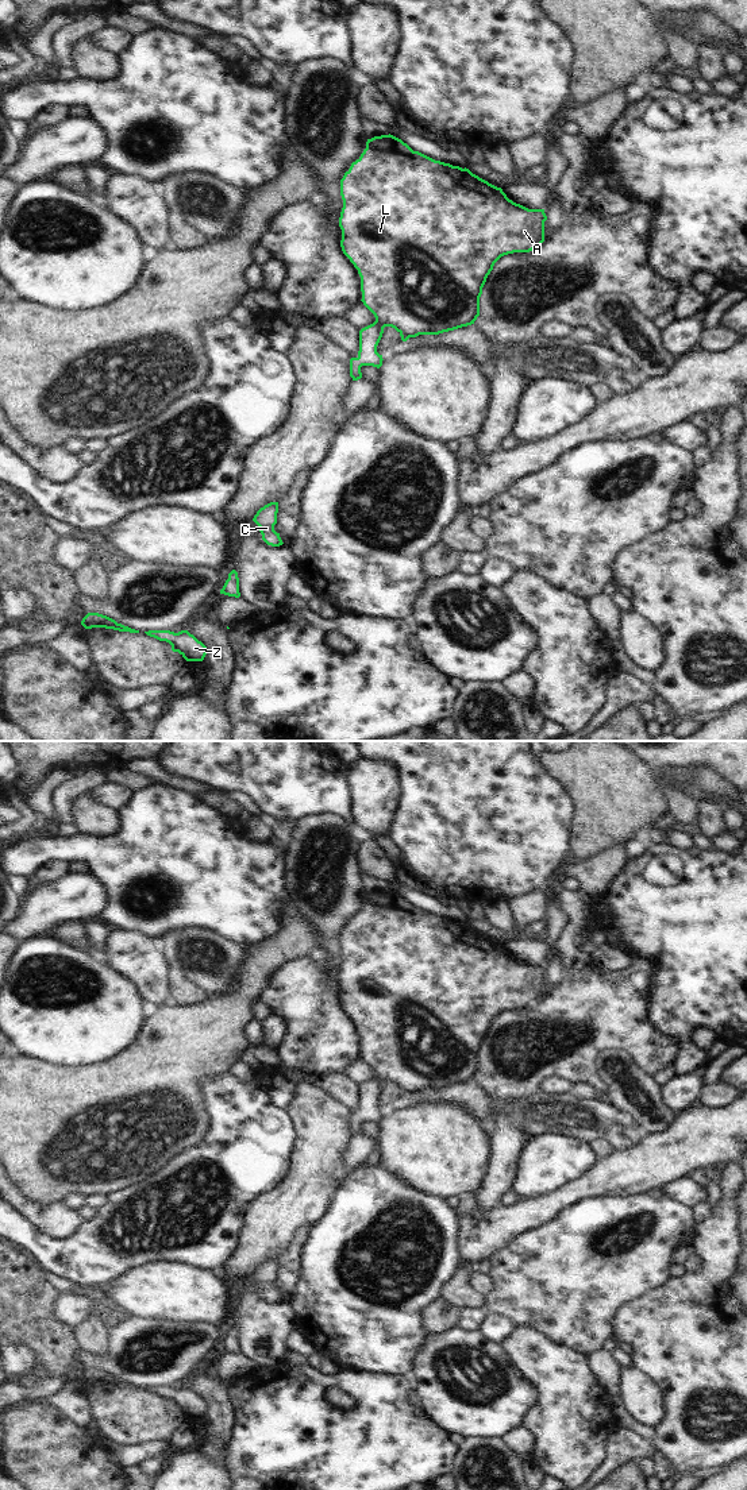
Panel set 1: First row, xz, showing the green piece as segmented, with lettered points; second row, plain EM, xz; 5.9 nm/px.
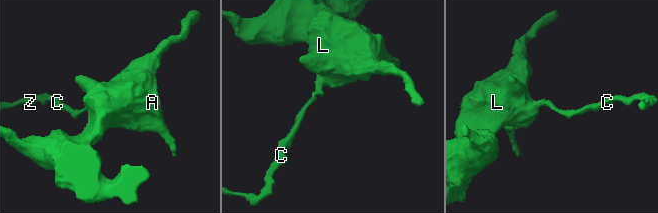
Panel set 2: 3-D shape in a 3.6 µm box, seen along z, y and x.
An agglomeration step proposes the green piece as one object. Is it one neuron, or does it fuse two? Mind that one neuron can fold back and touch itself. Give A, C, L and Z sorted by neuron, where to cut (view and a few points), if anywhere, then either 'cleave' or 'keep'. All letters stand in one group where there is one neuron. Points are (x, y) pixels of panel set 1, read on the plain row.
A C L Z | no cut | keep

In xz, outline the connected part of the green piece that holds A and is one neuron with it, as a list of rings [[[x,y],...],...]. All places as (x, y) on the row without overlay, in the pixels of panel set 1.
[[[393,891],[367,895],[361,912],[340,935],[343,964],[339,973],[340,1003],[361,1032],[363,1061],[376,1077],[359,1086],[359,1107],[350,1115],[350,1132],[362,1134],[361,1123],[382,1122],[377,1101],[384,1084],[394,1084],[403,1097],[419,1091],[439,1091],[474,1080],[480,1053],[494,1019],[504,1011],[530,1008],[544,997],[544,965],[528,965],[507,953],[501,943],[469,925],[435,916]]]

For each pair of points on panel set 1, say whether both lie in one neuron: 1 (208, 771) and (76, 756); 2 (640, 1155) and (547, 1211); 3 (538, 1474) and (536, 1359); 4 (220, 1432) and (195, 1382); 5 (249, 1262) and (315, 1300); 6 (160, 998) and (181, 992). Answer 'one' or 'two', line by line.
1: two
2: one
3: two
4: one
5: two
6: two

